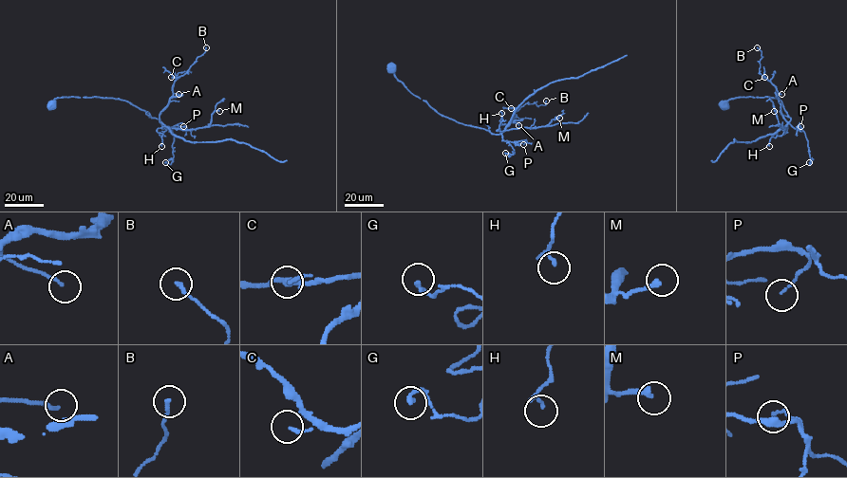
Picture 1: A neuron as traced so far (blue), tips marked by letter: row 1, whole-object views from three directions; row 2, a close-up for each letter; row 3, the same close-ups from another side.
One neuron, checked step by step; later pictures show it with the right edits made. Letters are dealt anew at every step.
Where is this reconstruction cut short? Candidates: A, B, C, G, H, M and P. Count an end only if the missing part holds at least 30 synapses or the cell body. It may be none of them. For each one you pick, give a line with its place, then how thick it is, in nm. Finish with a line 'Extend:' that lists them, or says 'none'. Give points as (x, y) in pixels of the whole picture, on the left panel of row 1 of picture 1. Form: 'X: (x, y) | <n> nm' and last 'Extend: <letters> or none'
Extend: none

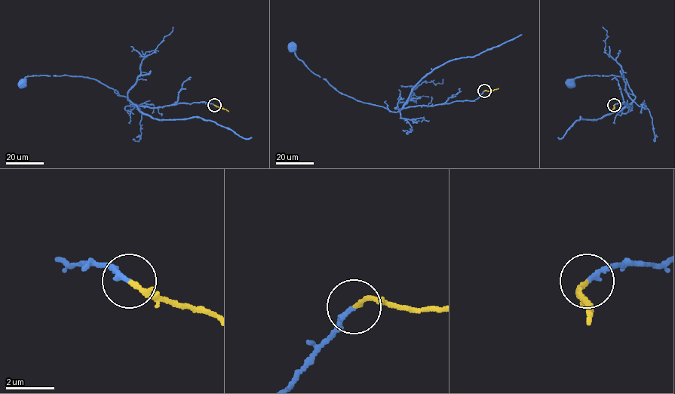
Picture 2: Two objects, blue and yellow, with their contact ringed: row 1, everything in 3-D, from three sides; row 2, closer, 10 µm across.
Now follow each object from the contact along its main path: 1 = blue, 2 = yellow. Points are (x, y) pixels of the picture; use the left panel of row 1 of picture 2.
1: (214, 105), (194, 102), (144, 107), (133, 104), (94, 79), (81, 76), (32, 75), (25, 78), (22, 84)
2: (214, 105), (228, 111)

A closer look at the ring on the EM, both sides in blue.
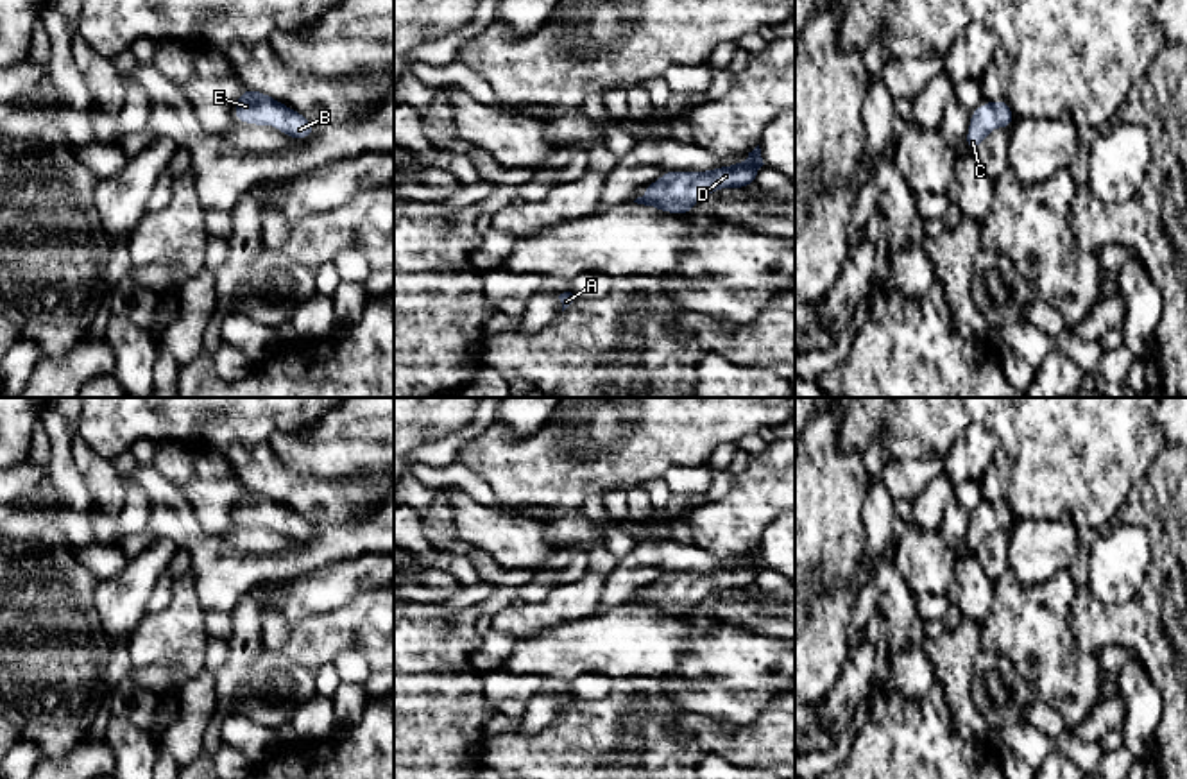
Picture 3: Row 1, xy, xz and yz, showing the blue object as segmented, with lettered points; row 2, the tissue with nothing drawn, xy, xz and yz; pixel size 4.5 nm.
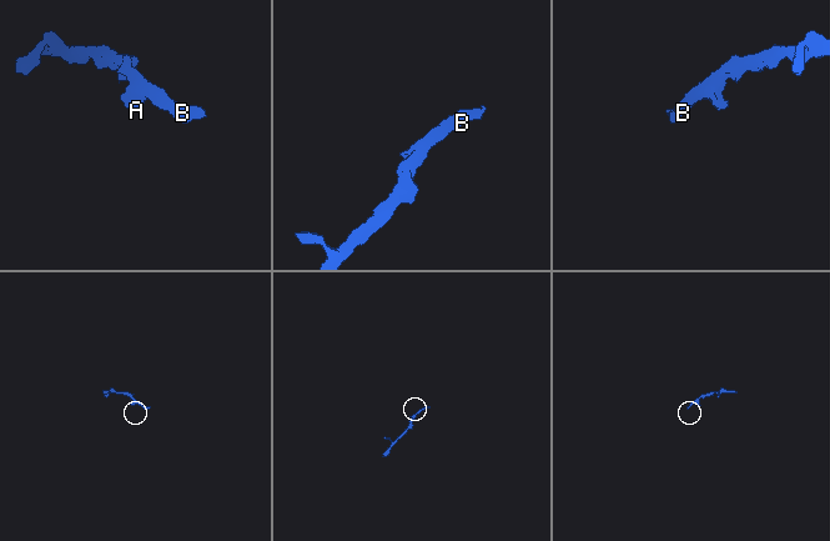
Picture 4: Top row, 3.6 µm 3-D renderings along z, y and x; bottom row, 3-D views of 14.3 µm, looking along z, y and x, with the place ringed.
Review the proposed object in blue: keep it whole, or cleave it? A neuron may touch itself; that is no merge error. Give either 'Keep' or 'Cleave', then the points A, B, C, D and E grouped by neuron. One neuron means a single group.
Keep. Groups: A B C D E

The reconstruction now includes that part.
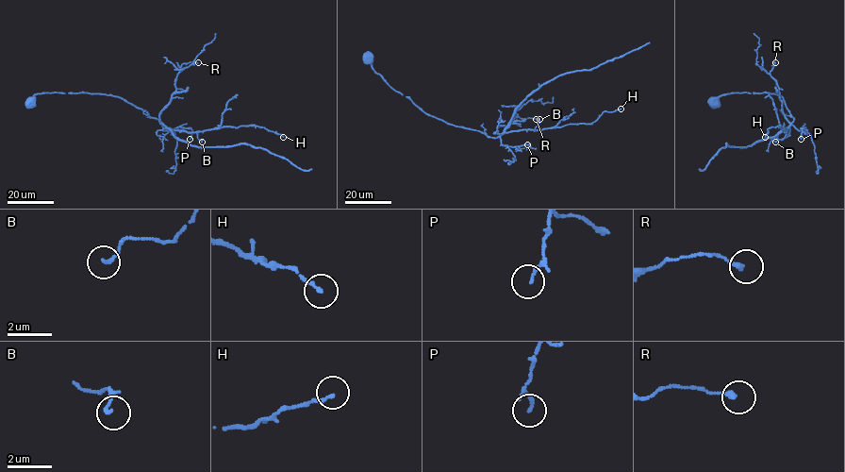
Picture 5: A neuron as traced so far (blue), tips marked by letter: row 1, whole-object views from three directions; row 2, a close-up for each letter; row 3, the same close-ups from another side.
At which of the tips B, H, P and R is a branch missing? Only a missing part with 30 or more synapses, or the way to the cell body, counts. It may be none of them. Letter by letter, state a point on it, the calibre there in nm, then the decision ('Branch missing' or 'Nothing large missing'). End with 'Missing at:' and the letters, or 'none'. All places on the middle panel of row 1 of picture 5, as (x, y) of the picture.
B: Place: (539, 119). Thickness 140 nm. Nothing large missing
H: Place: (621, 109). Thickness 140 nm. Nothing large missing
P: Place: (527, 144). Thickness 130 nm. Nothing large missing
R: Place: (536, 119). Thickness 200 nm. Nothing large missing
Missing at: none

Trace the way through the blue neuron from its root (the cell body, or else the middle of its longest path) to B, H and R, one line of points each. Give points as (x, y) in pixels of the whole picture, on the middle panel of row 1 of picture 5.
B: (368, 58), (372, 68), (394, 90), (424, 112), (451, 124), (498, 138), (510, 131), (535, 129), (539, 119)
H: (368, 58), (376, 73), (424, 112), (488, 137), (591, 124), (604, 111), (621, 109)
R: (368, 58), (394, 90), (451, 124), (497, 138), (497, 128), (513, 123), (516, 113), (536, 119)

